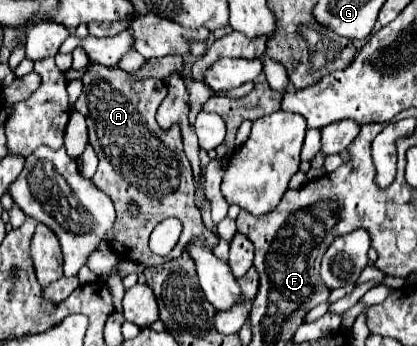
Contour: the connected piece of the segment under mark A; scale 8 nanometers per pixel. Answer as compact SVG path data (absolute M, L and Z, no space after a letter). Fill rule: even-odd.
M91 64L83 76L83 92L75 102L75 110L79 108L87 120L89 144L99 158L99 168L91 182L113 200L117 212L115 224L107 232L105 240L121 260L143 262L145 266L165 264L171 258L177 258L175 254L181 254L193 238L213 236L201 222L201 214L195 204L195 182L179 180L181 176L193 178L189 160L183 154L181 130L177 124L171 124L169 130L161 130L155 120L157 108L165 96L167 86L163 80L149 78L143 82L133 82L131 76L119 68ZM131 202L139 208L137 216L129 214ZM169 216L183 222L183 234L173 252L167 256L157 256L149 250L149 234Z

